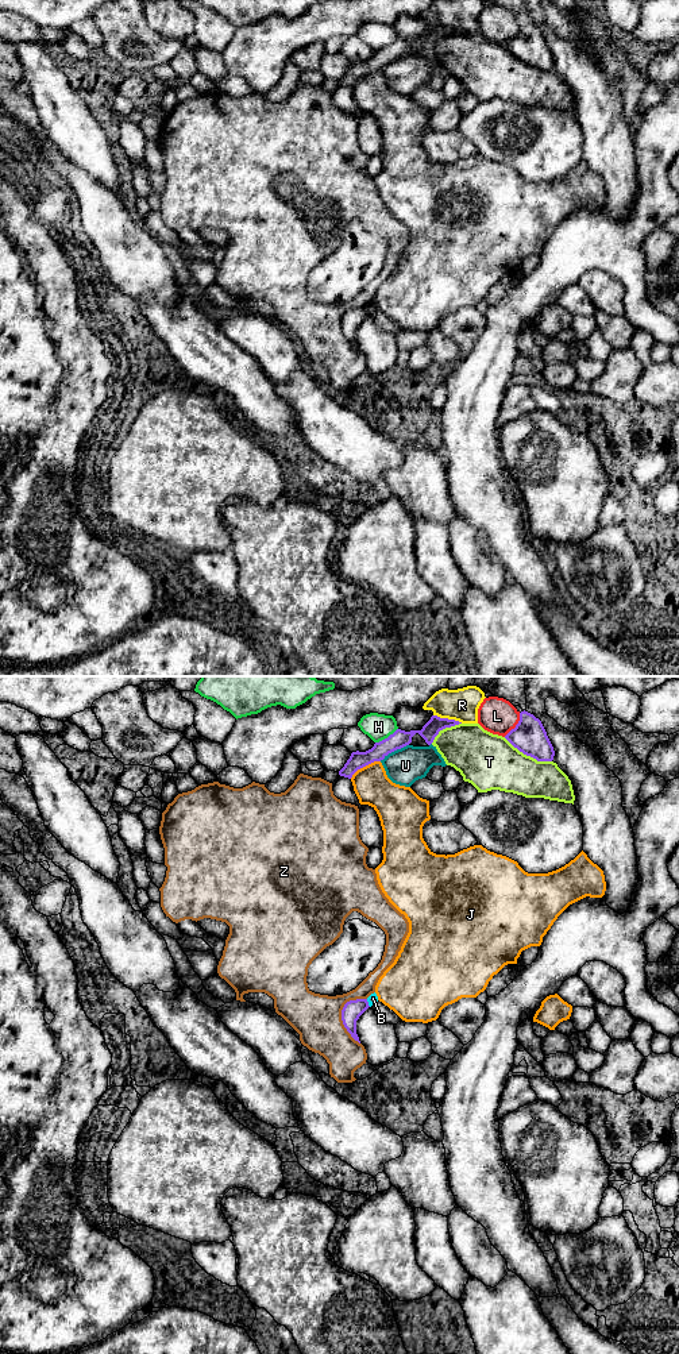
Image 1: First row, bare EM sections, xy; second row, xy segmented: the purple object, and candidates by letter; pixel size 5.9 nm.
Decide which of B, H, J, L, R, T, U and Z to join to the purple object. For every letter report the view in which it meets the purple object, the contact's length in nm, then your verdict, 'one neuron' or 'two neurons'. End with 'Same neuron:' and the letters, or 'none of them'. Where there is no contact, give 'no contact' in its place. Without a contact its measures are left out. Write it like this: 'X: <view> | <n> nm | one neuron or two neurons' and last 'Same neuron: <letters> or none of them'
B: xy | 50 nm | two neurons
H: xy | 160 nm | two neurons
J: xy | 220 nm | two neurons
L: xy | 170 nm | two neurons
R: xy | 180 nm | two neurons
T: xy | 320 nm | two neurons
U: xy | 200 nm | two neurons
Z: xy | 280 nm | two neurons
Same neuron: none of them

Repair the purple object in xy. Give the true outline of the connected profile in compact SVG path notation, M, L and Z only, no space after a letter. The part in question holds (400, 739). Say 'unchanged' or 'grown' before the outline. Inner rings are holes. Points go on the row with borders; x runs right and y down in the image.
unchanged | M432 715L431 720L423 726L421 730L405 732L405 730L397 729L387 738L379 742L375 742L371 749L366 752L359 752L359 751L352 752L350 759L344 764L344 767L339 771L339 775L351 779L358 769L374 761L381 761L389 753L409 745L412 742L412 737L416 733L418 733L425 740L425 742L431 745L440 730L459 724L462 722Z

